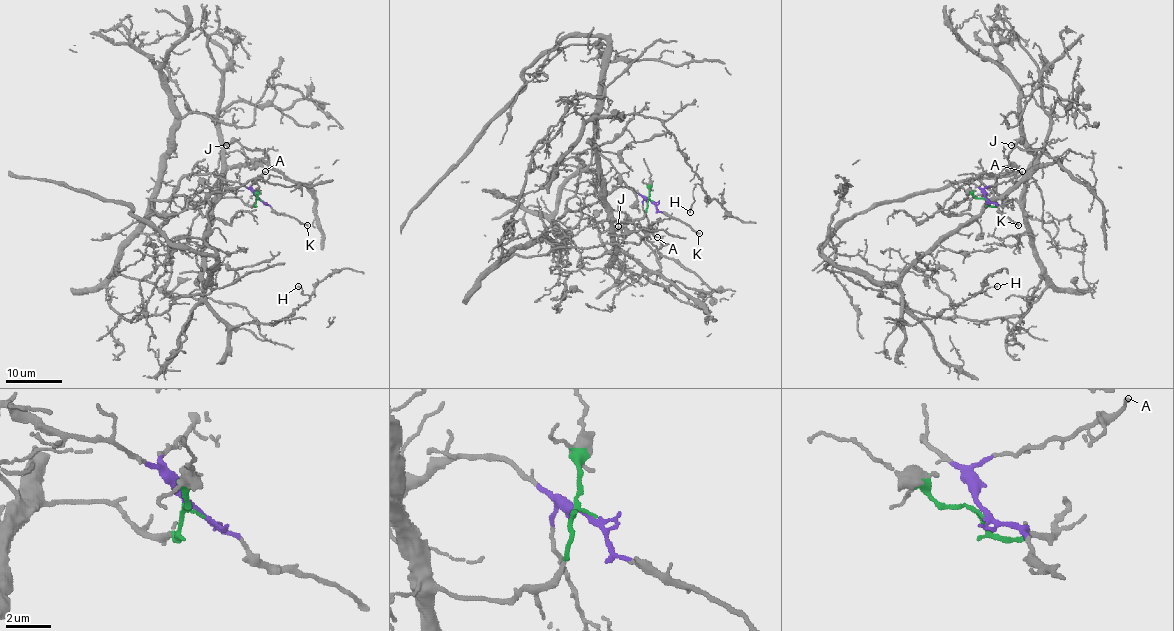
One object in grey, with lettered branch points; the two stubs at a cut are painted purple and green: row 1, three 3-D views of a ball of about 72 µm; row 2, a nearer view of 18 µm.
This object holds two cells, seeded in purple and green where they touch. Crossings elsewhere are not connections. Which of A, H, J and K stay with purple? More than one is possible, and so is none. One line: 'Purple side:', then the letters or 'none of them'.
Purple side: A, K

